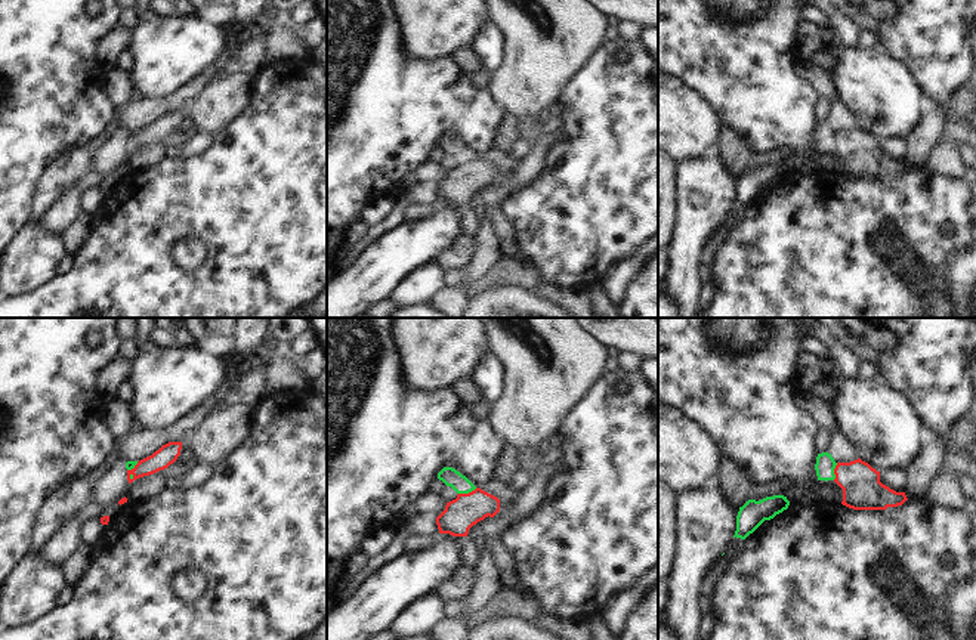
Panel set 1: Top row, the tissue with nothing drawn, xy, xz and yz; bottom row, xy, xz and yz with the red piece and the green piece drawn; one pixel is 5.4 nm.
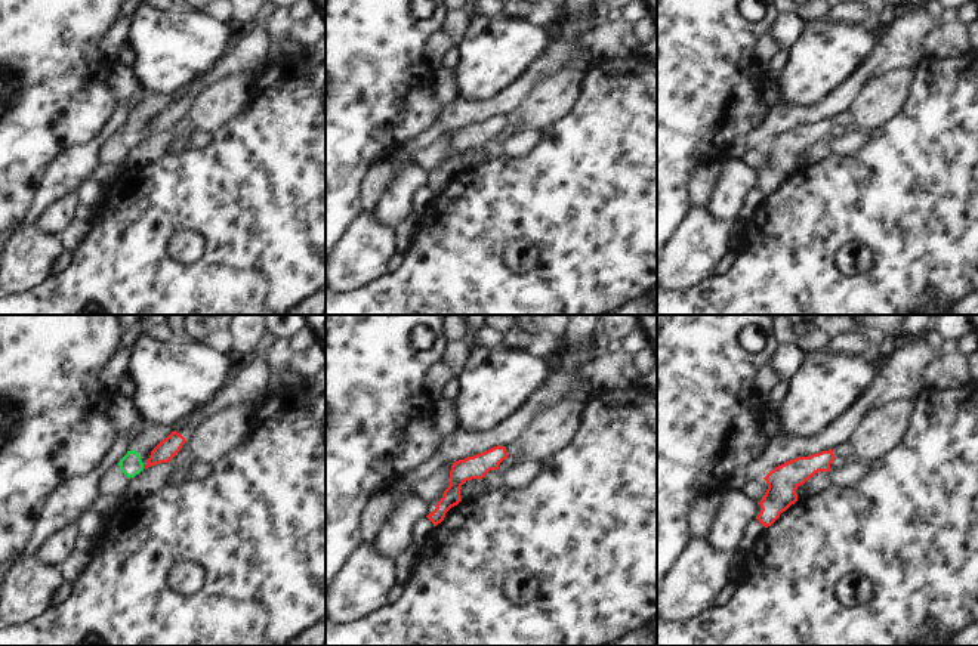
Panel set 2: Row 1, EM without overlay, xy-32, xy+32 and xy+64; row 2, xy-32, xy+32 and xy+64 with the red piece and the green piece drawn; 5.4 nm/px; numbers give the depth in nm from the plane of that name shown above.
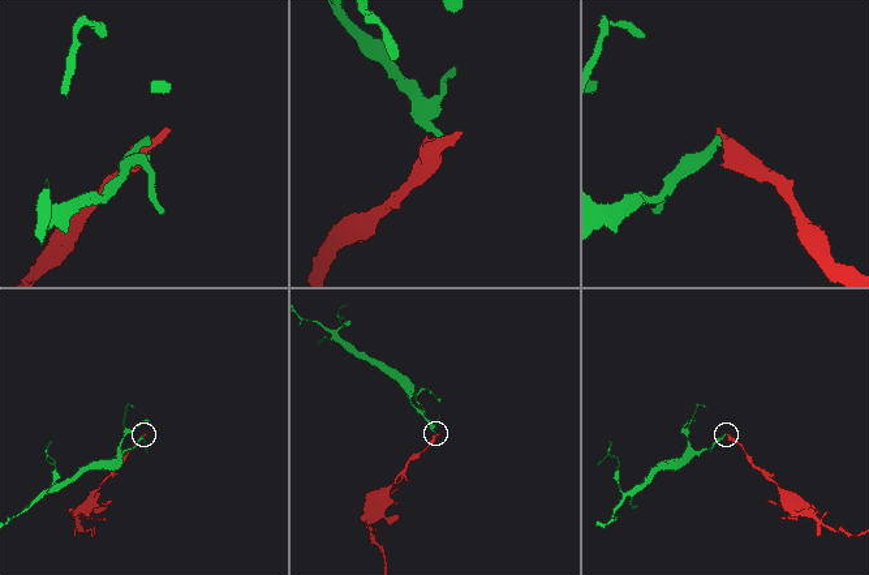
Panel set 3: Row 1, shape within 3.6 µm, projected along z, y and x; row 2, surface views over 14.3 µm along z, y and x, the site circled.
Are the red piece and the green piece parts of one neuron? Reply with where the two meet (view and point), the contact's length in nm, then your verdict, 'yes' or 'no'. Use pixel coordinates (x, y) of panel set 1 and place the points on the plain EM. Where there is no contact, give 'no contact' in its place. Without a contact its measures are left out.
meets red in xz at (469, 161); contact 110 nm long; no

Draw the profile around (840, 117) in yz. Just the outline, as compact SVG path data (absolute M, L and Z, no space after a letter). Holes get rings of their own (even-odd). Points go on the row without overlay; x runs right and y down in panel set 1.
M840 101L831 106L830 115L825 121L816 126L816 145L818 149L834 149L834 137L838 132L850 132L858 129L858 121L852 111Z

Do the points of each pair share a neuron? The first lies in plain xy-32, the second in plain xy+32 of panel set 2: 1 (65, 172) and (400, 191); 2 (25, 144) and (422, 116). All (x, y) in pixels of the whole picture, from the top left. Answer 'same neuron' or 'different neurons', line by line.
1: different neurons
2: same neuron

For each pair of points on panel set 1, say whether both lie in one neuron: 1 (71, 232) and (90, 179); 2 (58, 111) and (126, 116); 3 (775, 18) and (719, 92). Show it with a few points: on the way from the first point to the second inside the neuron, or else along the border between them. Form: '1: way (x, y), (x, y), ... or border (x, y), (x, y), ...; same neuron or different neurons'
1: border (82, 210), (61, 235); different neurons
2: border (119, 108), (114, 116); different neurons
3: way (769, 36), (763, 48), (737, 74); same neuron

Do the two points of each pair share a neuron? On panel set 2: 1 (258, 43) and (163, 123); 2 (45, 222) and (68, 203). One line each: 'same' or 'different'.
1: same
2: same

